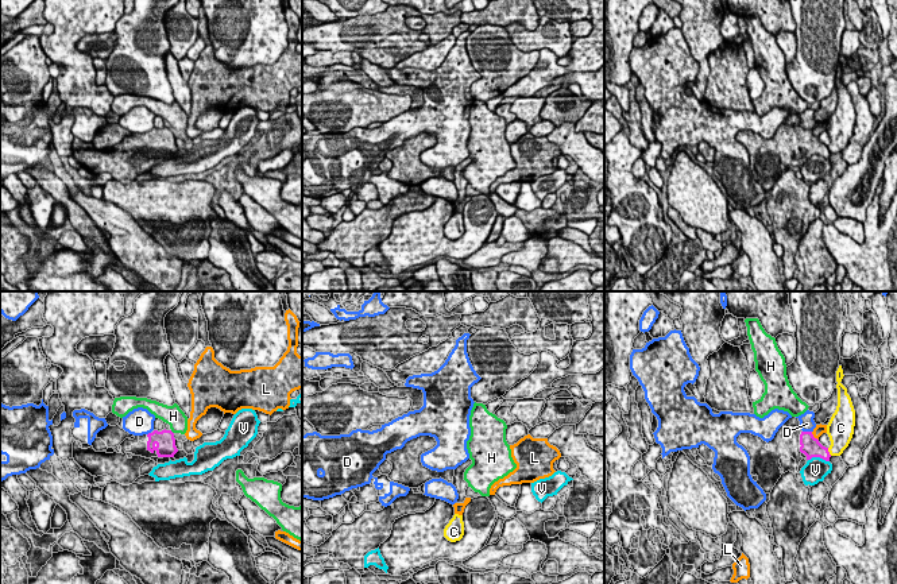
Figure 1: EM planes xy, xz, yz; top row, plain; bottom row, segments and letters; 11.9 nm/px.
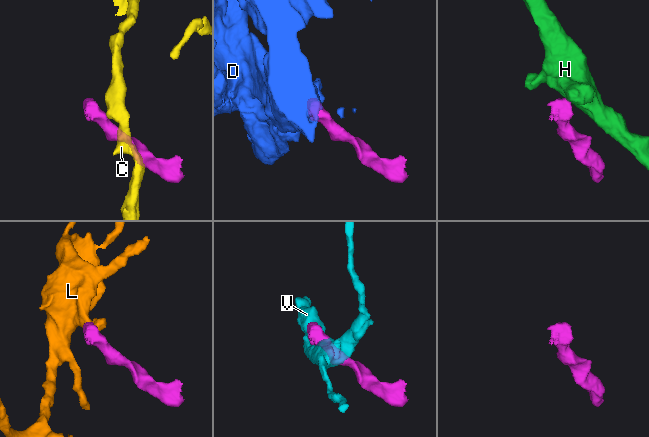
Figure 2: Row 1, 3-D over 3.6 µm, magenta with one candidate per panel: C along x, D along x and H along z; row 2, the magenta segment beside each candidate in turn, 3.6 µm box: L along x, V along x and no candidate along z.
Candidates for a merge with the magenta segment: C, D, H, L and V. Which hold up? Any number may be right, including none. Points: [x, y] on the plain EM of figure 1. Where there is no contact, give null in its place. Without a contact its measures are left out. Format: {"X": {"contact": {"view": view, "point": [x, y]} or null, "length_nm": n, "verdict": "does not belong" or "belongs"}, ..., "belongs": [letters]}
{"C": {"contact": {"view": "yz", "point": [828, 150]}, "length_nm": 110, "verdict": "does not belong"}, "D": {"contact": {"view": "yz", "point": [807, 130]}, "length_nm": 110, "verdict": "does not belong"}, "H": {"contact": {"view": "xy", "point": [171, 130]}, "length_nm": 60, "verdict": "does not belong"}, "L": {"contact": {"view": "yz", "point": [812, 134]}, "length_nm": 140, "verdict": "does not belong"}, "V": {"contact": {"view": "yz", "point": [819, 154]}, "length_nm": 260, "verdict": "does not belong"}, "belongs": []}

